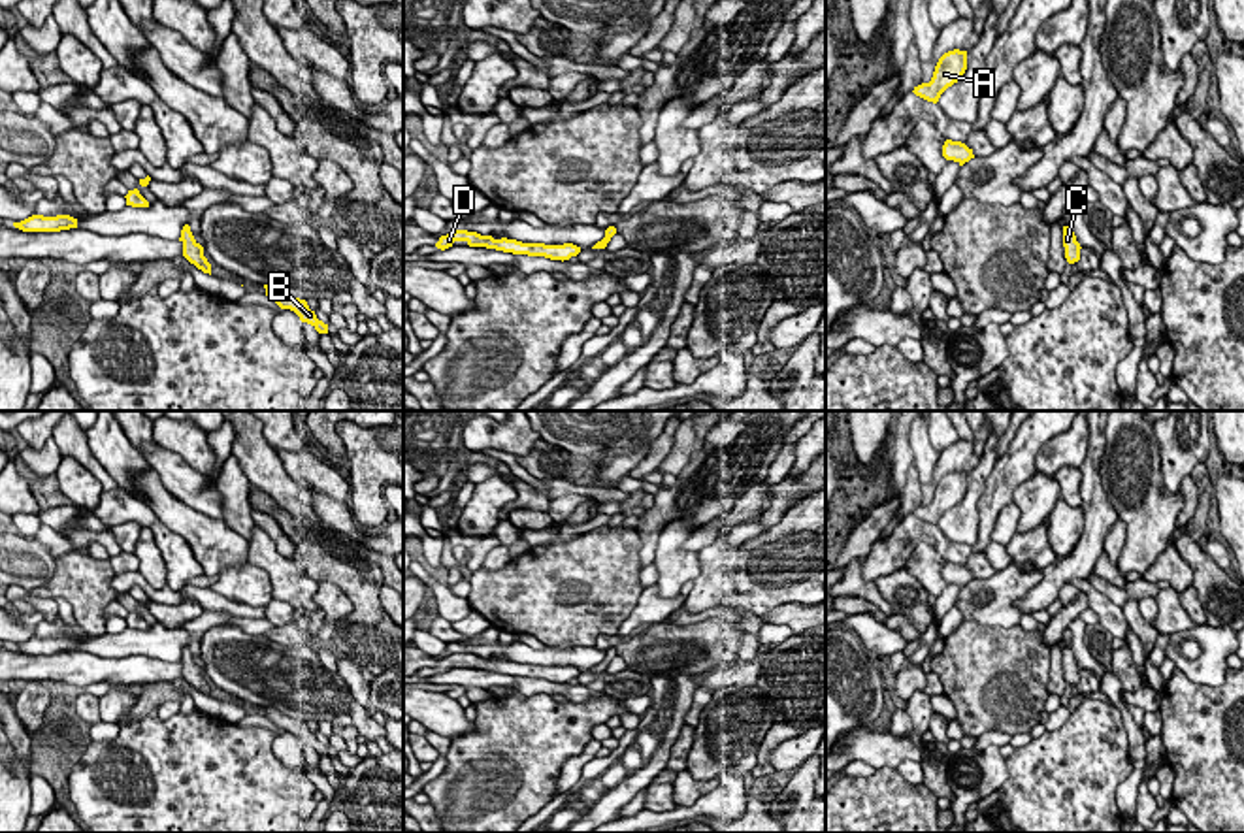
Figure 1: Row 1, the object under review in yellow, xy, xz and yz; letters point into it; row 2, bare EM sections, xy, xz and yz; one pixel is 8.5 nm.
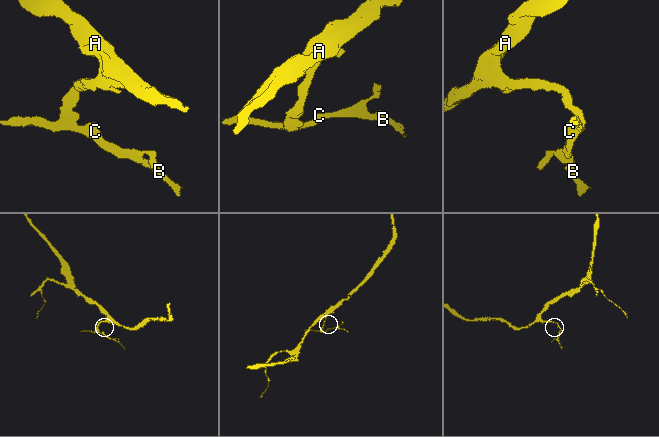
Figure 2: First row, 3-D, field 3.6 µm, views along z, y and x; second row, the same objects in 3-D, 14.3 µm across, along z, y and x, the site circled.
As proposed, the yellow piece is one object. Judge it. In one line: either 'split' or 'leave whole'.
leave whole

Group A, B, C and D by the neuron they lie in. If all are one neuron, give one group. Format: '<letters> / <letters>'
A B C D

